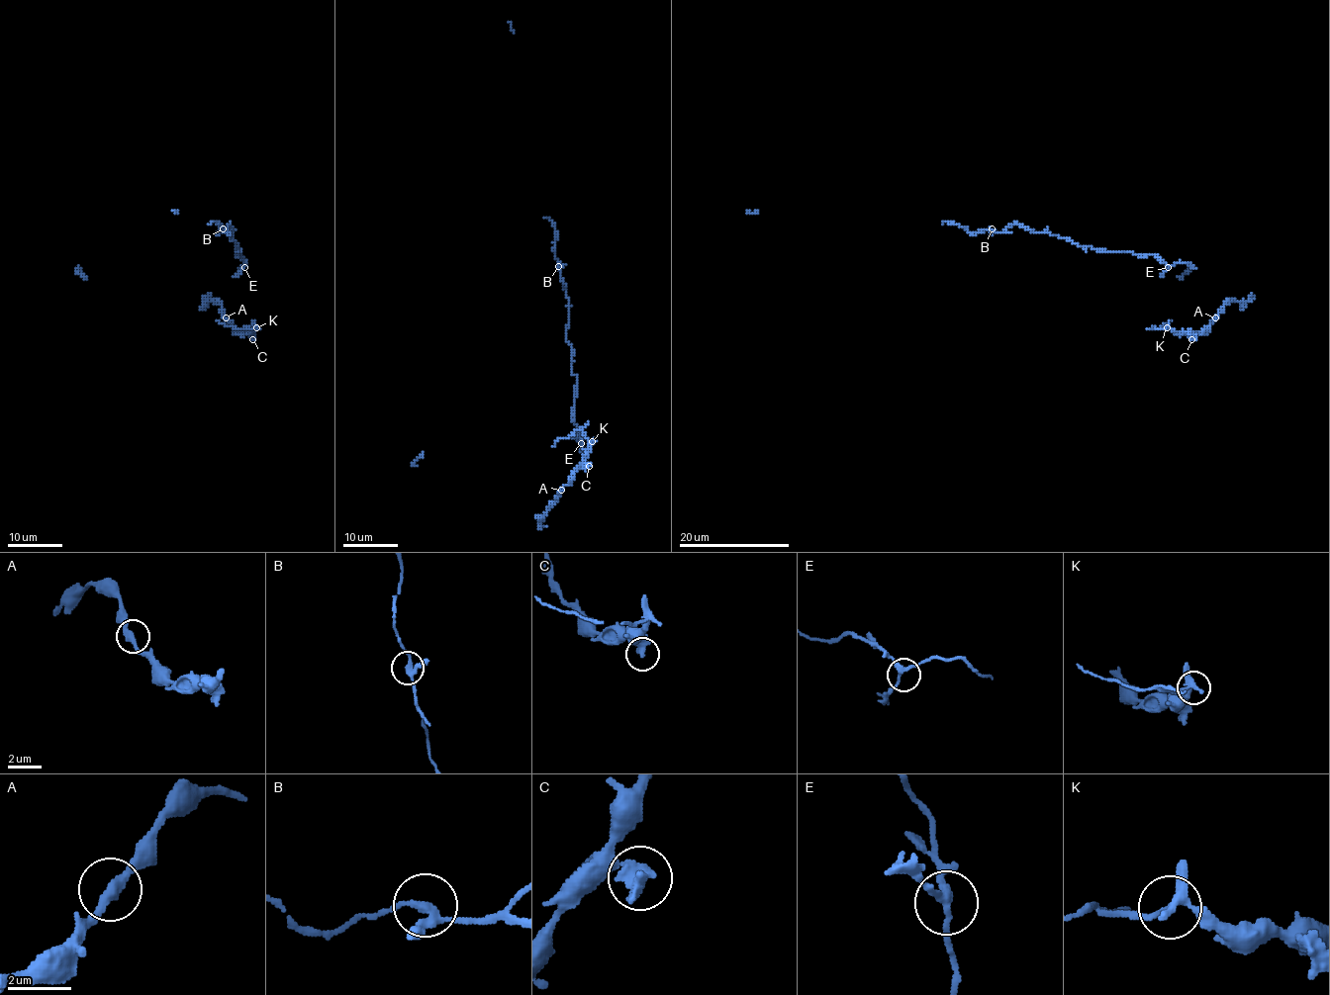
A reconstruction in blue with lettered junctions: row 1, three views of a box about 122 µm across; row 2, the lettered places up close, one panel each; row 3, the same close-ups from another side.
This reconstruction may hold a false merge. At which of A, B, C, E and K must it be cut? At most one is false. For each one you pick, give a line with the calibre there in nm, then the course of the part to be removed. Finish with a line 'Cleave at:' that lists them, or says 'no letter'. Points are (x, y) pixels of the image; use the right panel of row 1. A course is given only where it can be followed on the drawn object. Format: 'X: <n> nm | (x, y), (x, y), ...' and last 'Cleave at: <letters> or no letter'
K: 240 nm | (1167, 328), (1154, 328), (1171, 319)
Cleave at: K

